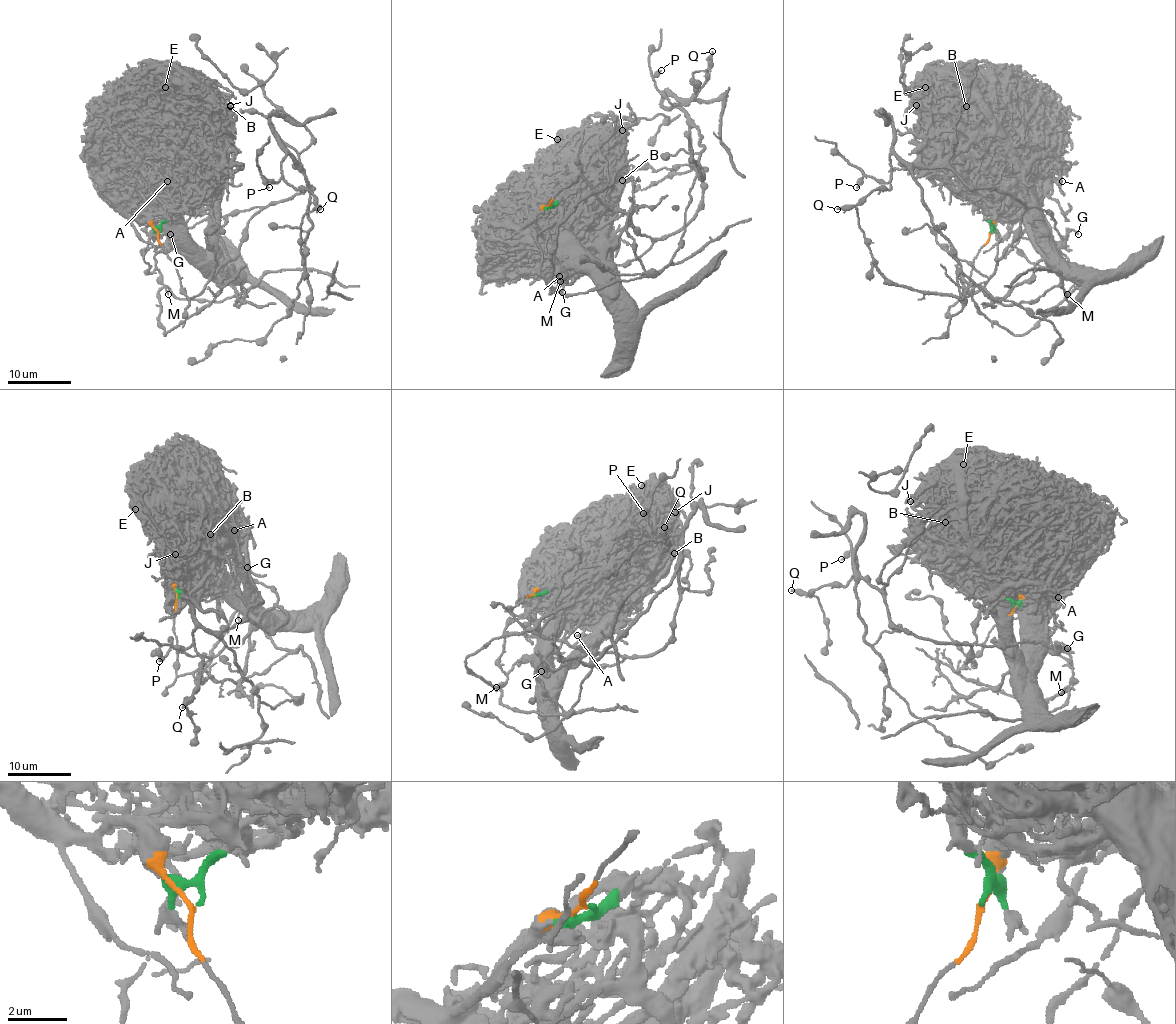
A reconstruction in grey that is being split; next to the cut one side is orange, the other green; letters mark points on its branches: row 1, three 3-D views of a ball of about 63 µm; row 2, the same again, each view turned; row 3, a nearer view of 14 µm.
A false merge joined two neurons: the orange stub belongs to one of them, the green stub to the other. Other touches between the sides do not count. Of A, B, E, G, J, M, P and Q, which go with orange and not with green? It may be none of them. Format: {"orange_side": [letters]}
{"orange_side": ["M", "P", "Q"]}

